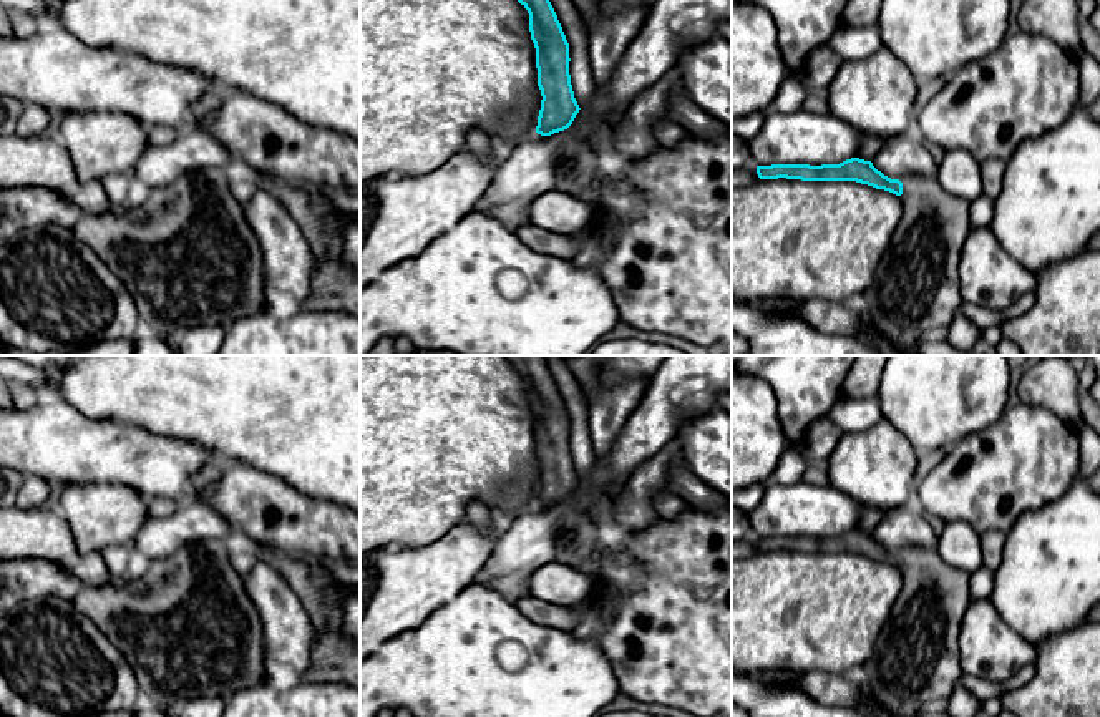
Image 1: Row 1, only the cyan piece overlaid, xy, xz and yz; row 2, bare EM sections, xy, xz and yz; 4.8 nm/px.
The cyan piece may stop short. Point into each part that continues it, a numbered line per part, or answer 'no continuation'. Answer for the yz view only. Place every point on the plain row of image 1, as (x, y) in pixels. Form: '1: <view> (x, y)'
1: yz (915, 661)

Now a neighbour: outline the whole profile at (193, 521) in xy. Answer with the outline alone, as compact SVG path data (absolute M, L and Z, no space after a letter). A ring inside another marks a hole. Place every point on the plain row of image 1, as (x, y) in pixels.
M192 498L181 503L168 518L149 518L129 548L138 563L144 564L173 556L186 544L209 539L237 541L221 515L207 503Z

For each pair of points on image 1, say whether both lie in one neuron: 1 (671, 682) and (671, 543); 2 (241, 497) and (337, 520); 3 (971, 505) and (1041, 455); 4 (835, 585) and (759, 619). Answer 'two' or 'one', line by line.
1: one
2: one
3: one
4: one

